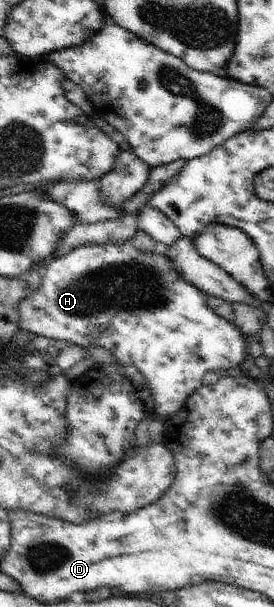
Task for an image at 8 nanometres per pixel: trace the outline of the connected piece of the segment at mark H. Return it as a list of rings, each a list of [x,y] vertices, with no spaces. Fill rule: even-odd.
[[[129,241],[129,243],[109,242],[105,243],[105,245],[83,245],[83,247],[77,247],[71,253],[63,257],[57,257],[57,259],[47,264],[46,271],[41,279],[41,285],[37,289],[32,289],[31,295],[26,295],[19,301],[17,313],[19,313],[18,322],[21,331],[29,331],[29,333],[43,335],[43,337],[49,337],[51,339],[63,339],[64,341],[69,341],[70,344],[80,345],[85,350],[90,347],[104,347],[115,355],[115,359],[120,364],[136,367],[144,379],[147,379],[147,387],[149,387],[151,397],[155,401],[154,417],[157,418],[167,419],[167,417],[173,417],[184,406],[189,395],[201,386],[201,379],[203,379],[203,375],[207,371],[211,371],[211,369],[213,371],[219,371],[241,367],[245,361],[247,341],[244,333],[241,333],[231,323],[227,323],[225,319],[221,319],[221,317],[215,315],[213,310],[207,307],[207,296],[201,293],[197,287],[193,287],[191,283],[185,283],[185,279],[179,273],[175,273],[171,259],[167,259],[162,254],[161,247],[155,253],[143,253],[143,251],[135,249],[132,241]]]

